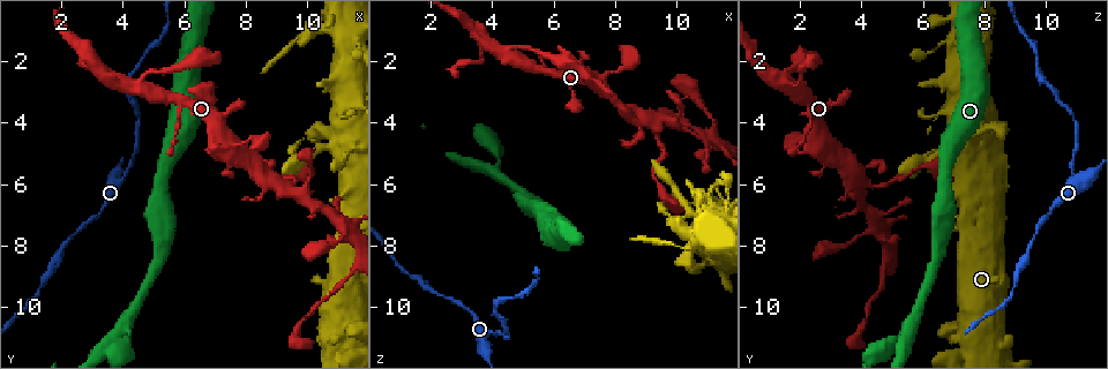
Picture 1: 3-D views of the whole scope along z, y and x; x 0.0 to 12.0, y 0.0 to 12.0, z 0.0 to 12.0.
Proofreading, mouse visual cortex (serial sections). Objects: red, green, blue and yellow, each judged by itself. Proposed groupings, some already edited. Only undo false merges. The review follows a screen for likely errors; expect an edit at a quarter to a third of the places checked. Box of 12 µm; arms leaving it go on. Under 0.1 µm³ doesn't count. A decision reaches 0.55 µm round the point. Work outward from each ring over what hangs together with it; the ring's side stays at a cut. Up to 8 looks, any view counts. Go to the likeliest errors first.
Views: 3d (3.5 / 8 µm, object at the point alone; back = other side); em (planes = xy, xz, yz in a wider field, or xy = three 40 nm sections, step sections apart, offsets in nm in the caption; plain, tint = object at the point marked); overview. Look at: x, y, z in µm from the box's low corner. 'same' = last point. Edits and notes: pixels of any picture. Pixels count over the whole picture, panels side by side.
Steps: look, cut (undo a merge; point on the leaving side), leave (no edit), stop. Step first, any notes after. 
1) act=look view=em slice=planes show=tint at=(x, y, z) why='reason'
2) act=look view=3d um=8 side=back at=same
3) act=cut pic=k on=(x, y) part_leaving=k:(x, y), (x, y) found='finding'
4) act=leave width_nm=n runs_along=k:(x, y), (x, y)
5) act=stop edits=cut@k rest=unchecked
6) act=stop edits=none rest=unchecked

act=look view=3d um=3.5 at=(4.5, 2.8, 1.7) why='sharp bend'

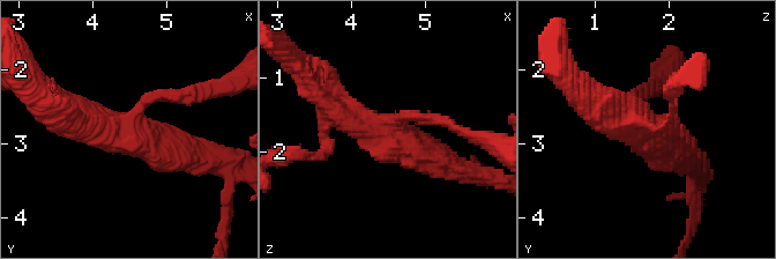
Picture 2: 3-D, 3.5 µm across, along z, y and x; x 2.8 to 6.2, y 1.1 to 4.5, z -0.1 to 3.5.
act=look view=em slice=xy step=2 show=tint at=(4.45, 2.85, 1.75) arms=3 arm_widths_nm=150,400,400

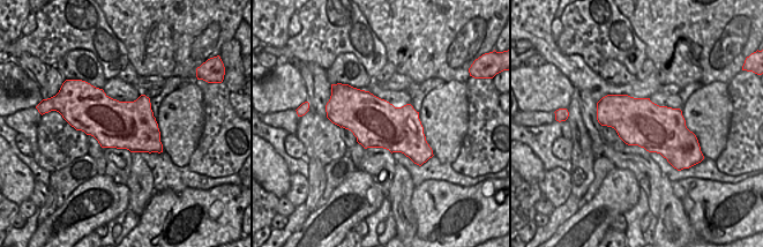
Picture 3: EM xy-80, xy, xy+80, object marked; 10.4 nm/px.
act=leave found='one cell here'

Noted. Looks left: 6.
act=look view=3d um=8 at=(4.2, 5.6, 10.9) why='calibre changes'

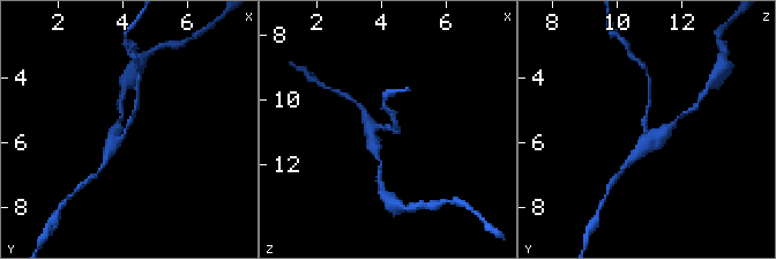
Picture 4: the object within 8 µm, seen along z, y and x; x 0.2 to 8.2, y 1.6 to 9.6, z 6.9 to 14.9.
act=look view=em slice=planes show=tint at=(4.2, 5.5, 10.9) arm_widths_nm=100,350 why='shape alone is not enough'

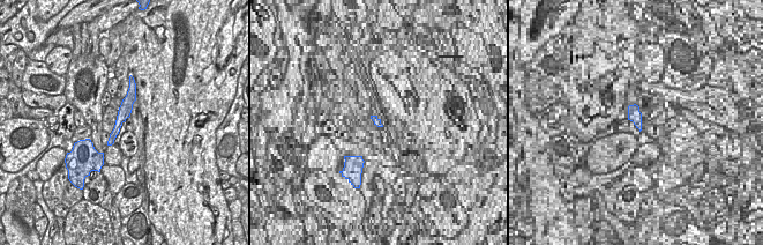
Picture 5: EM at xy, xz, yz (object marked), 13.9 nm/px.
act=leave found='one cell here'

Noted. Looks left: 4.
act=look view=3d um=3.5 side=back at=(8.0, 4.6, 2.3) why='a narrow waist'

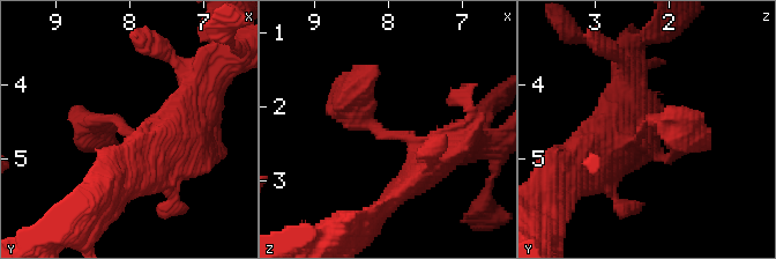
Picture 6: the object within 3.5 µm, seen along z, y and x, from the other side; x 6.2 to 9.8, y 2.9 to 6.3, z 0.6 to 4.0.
act=look view=em slice=xy step=5 show=tint at=(8.05, 4.60, 2.35) why='now the EM'

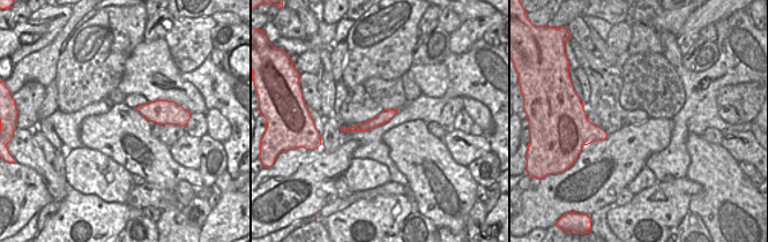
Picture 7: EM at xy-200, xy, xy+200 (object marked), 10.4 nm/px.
act=leave runs_along=7:(392, 112), (373, 123), (357, 128) found='all the same cell'

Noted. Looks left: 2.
act=stop edits=none rest=unchecked

